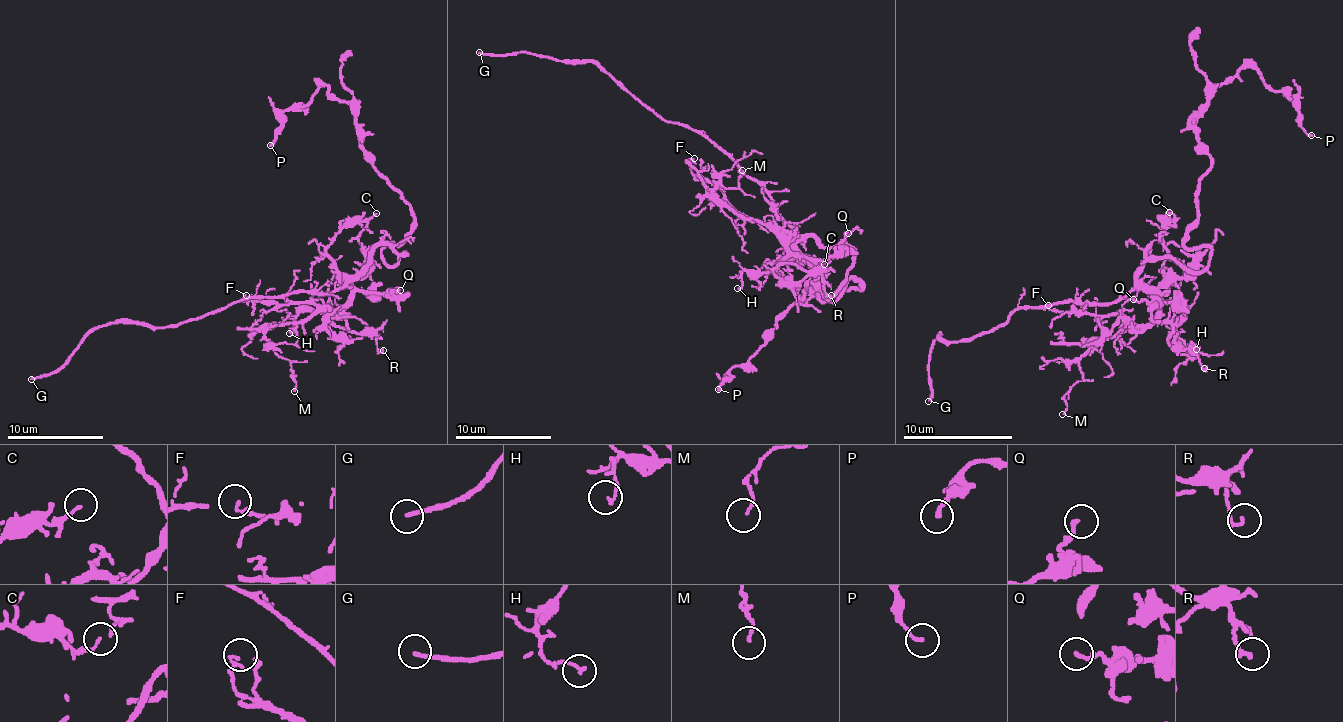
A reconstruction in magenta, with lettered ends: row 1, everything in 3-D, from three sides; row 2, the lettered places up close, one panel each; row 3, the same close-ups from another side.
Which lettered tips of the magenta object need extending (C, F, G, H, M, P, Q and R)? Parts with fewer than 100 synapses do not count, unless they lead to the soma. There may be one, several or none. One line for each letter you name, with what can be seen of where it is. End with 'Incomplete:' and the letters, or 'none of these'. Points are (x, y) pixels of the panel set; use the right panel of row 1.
G: (928, 401)
Incomplete: G

